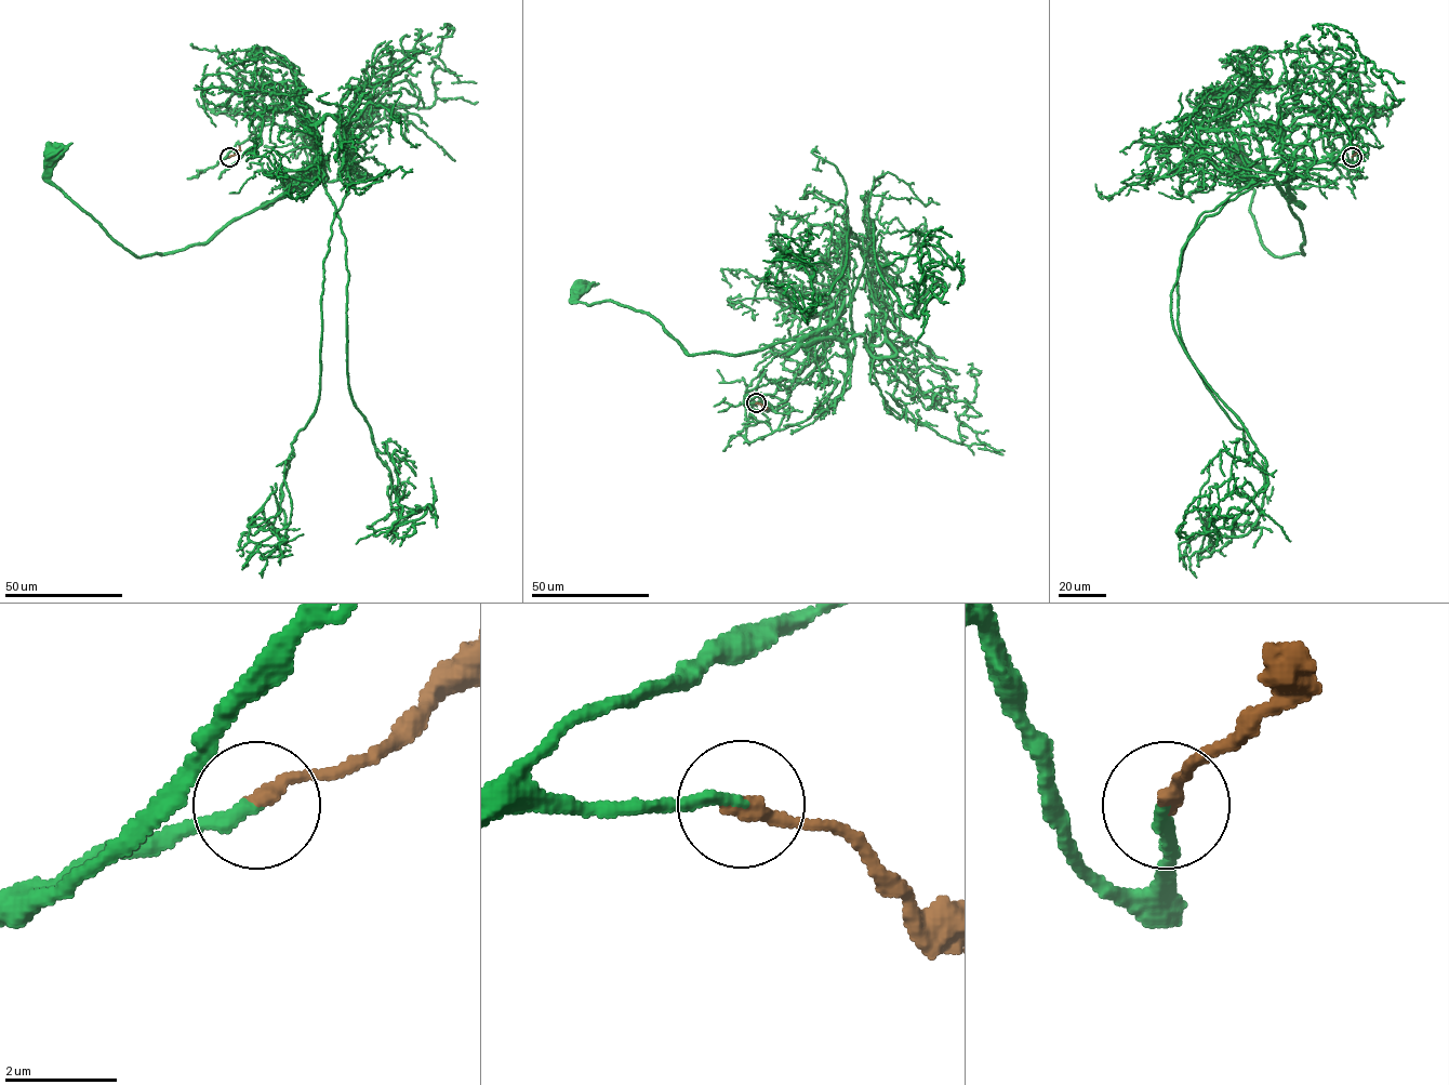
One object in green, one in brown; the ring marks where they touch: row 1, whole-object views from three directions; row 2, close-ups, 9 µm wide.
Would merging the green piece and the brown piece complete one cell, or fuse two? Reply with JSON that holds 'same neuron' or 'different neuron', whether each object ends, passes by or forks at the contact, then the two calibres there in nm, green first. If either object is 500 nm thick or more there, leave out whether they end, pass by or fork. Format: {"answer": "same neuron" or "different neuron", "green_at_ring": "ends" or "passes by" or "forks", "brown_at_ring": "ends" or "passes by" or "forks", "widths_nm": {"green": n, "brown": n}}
{"answer": "same neuron", "green_at_ring": "ends", "brown_at_ring": "ends", "widths_nm": {"green": 240, "brown": 300}}

